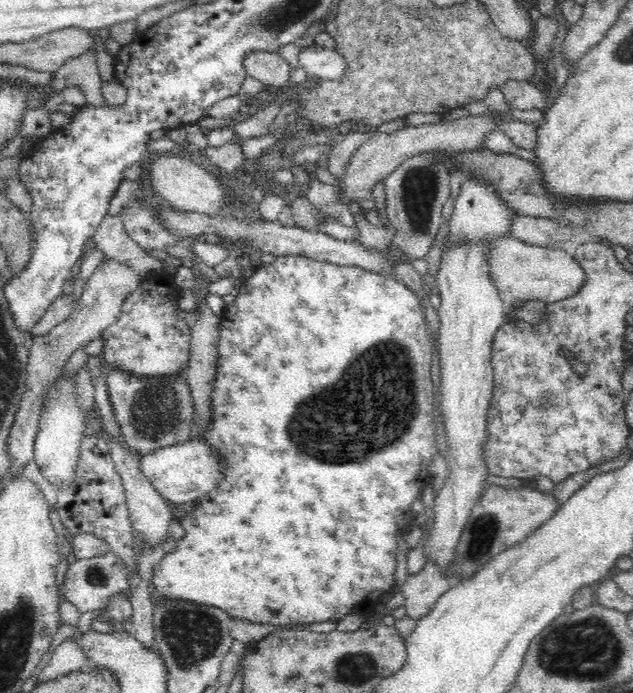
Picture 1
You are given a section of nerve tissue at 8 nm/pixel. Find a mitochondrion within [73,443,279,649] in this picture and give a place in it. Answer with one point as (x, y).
(99, 575)

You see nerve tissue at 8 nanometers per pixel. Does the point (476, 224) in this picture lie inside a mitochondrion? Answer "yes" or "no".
no

